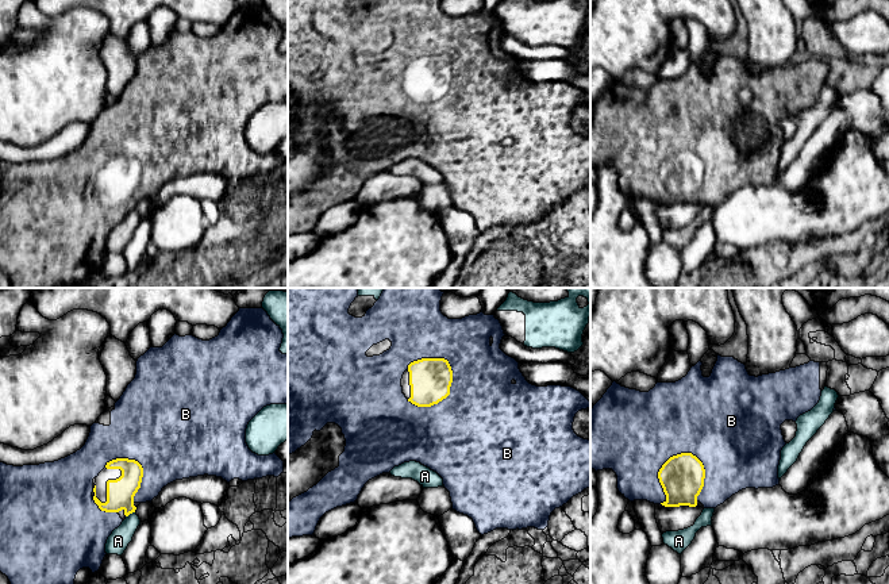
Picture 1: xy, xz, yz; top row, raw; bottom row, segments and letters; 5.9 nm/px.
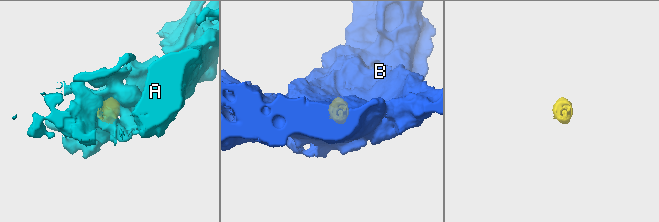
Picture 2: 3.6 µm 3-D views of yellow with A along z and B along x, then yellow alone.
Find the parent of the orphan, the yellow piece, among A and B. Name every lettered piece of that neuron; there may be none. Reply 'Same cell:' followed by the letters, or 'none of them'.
Same cell: B

